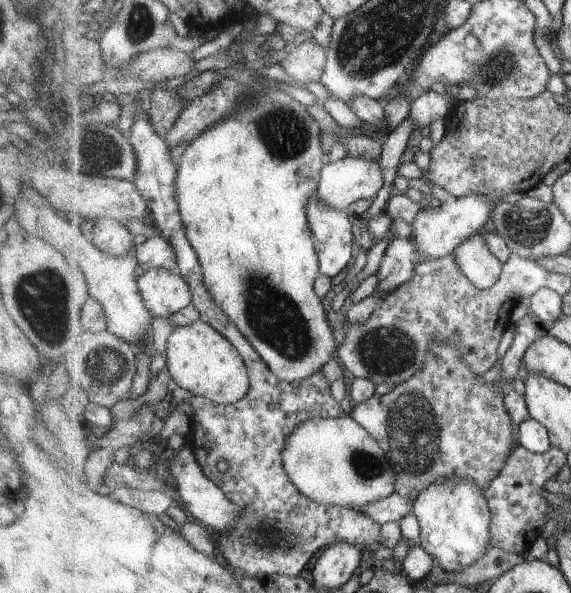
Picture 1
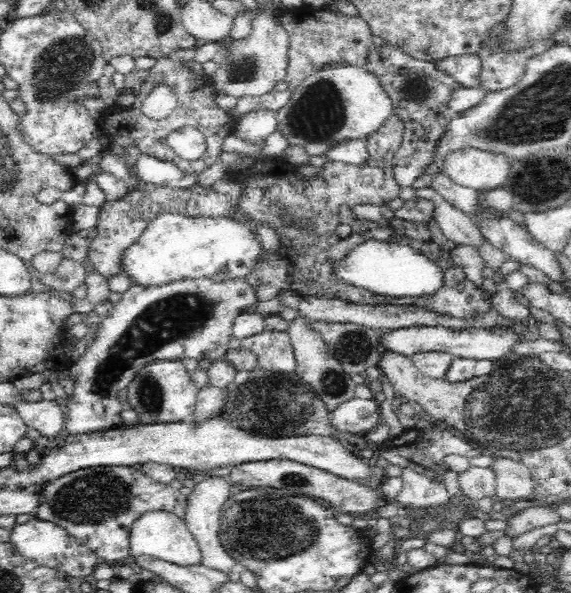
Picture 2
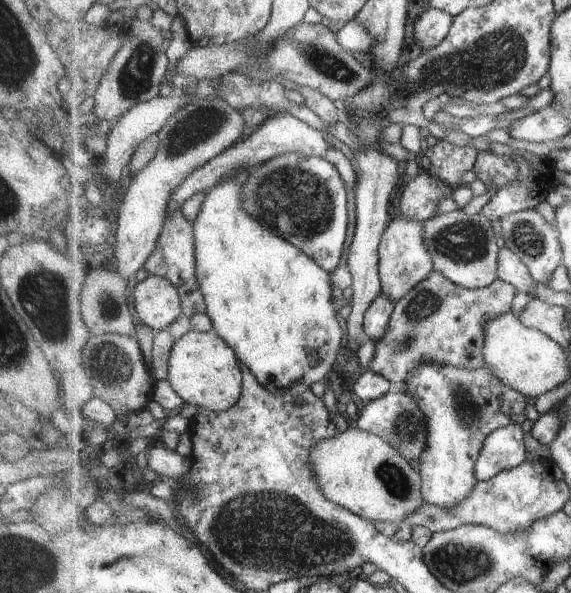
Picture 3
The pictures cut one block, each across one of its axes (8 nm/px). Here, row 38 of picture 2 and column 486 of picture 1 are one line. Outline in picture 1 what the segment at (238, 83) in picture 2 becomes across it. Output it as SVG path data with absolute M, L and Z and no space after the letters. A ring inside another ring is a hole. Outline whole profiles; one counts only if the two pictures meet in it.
M487 230L459 243L452 254L460 269L479 289L491 288L504 269L499 257L489 248L485 234Z

